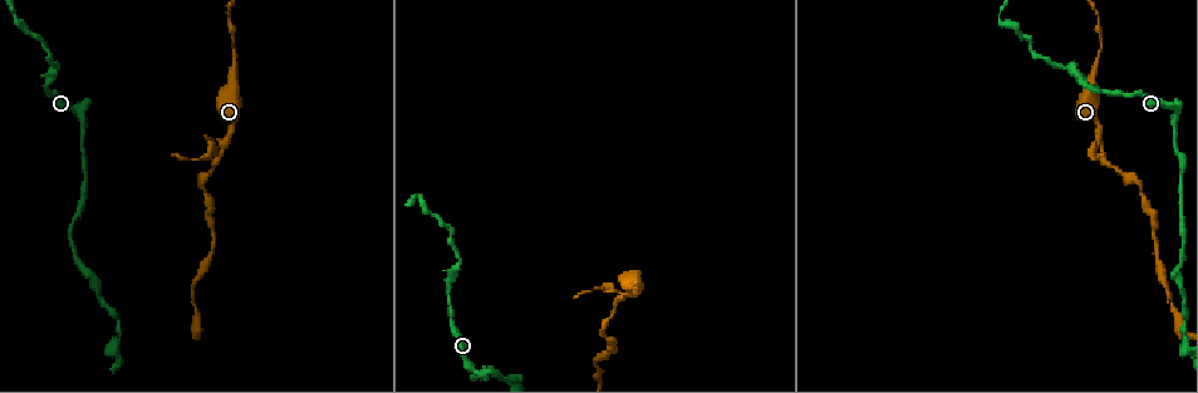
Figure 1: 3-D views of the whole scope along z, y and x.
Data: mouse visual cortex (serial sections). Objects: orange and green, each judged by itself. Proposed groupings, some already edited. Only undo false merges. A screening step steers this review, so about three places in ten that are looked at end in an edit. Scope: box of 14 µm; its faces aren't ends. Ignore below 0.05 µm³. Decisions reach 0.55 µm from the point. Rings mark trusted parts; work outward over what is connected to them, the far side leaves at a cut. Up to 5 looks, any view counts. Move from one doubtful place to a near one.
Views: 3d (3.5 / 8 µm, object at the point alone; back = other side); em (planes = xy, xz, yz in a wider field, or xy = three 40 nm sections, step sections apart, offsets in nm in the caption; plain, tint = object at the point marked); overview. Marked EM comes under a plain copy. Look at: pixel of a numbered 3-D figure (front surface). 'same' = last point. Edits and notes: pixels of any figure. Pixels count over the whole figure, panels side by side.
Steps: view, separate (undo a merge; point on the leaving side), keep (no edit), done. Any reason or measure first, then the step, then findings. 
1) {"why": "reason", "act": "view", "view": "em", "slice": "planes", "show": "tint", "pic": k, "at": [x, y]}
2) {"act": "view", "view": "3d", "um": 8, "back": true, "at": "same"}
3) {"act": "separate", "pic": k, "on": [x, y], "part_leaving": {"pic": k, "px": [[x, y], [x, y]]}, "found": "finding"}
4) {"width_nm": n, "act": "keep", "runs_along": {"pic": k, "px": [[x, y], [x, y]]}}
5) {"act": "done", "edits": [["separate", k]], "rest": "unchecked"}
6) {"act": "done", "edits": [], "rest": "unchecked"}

{"act": "view", "view": "3d", "um": 3.5, "back": true, "pic": 1, "at": [228, 142]}

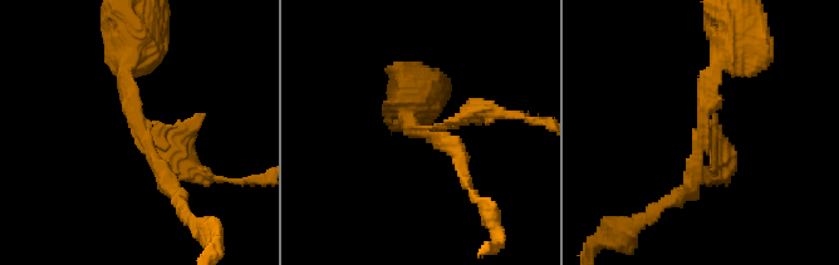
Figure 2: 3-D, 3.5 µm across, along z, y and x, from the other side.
{"arms": 3, "arm_widths_nm": [150, 200, 200], "act": "view", "view": "em", "slice": "planes", "show": "tint", "pic": 2, "at": [137, 126]}

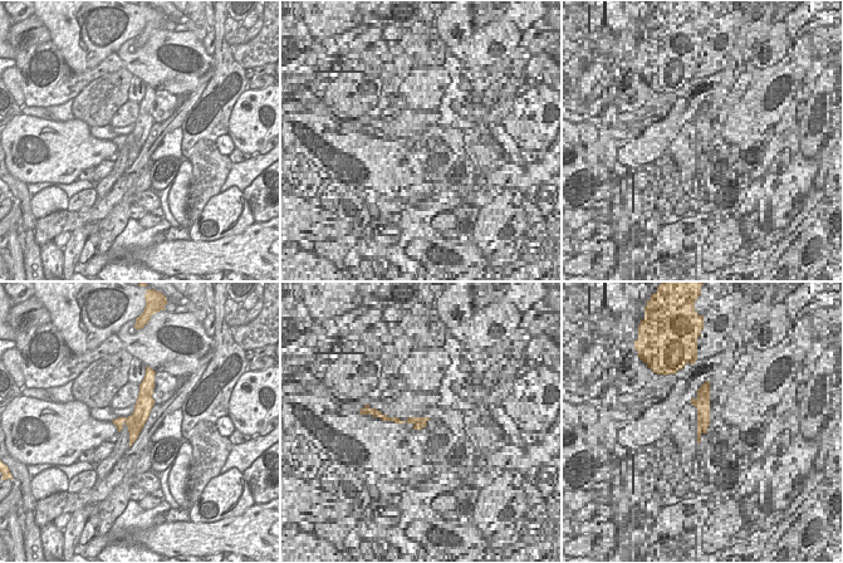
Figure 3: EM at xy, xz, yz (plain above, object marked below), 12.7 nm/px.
{"act": "view", "view": "em", "slice": "xy", "step": 5, "show": "tint", "at": "same"}

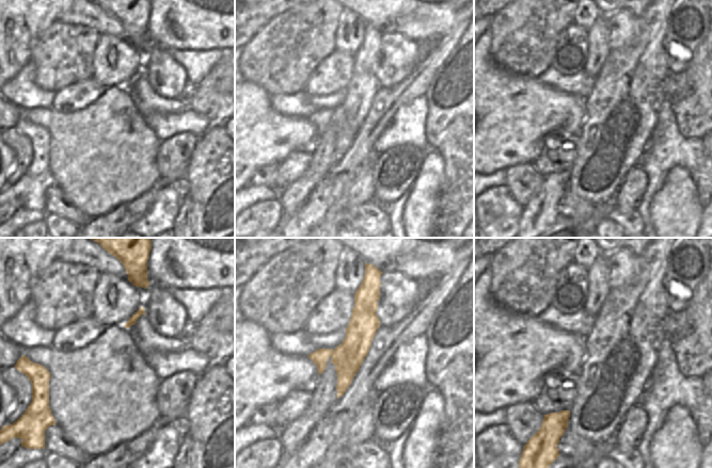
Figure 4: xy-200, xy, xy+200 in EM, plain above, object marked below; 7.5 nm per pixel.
{"act": "separate", "pic": 2, "on": [726, 173], "border": {"pic": 4, "px": [[332, 351], [329, 355]]}, "found": "a second cell is stuck on"}

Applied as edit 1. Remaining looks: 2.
{"why": "sharp bend", "act": "view", "view": "3d", "um": 8, "pic": 1, "at": [15, 21]}

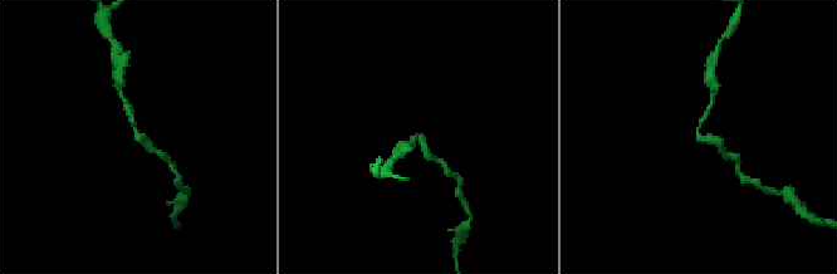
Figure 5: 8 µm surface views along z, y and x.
{"arm_widths_nm": [150, 200], "why": "now the EM", "act": "view", "view": "em", "slice": "xy", "step": 5, "show": "tint", "pic": 5, "at": [417, 136]}

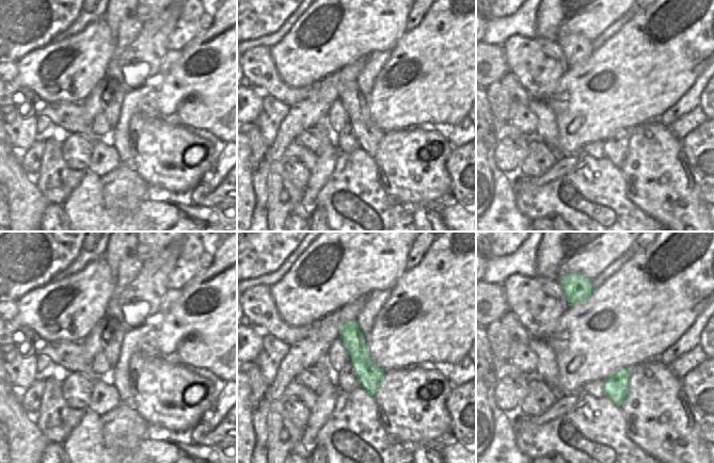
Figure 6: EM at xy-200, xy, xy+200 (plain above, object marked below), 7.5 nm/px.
{"act": "keep", "runs_along": {"pic": 5, "px": [[152, 150], [137, 137], [126, 103]]}, "found": "continuous, no second cell"}

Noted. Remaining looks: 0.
{"act": "done", "edits": [["separate", 2]], "rest": "unchecked"}

